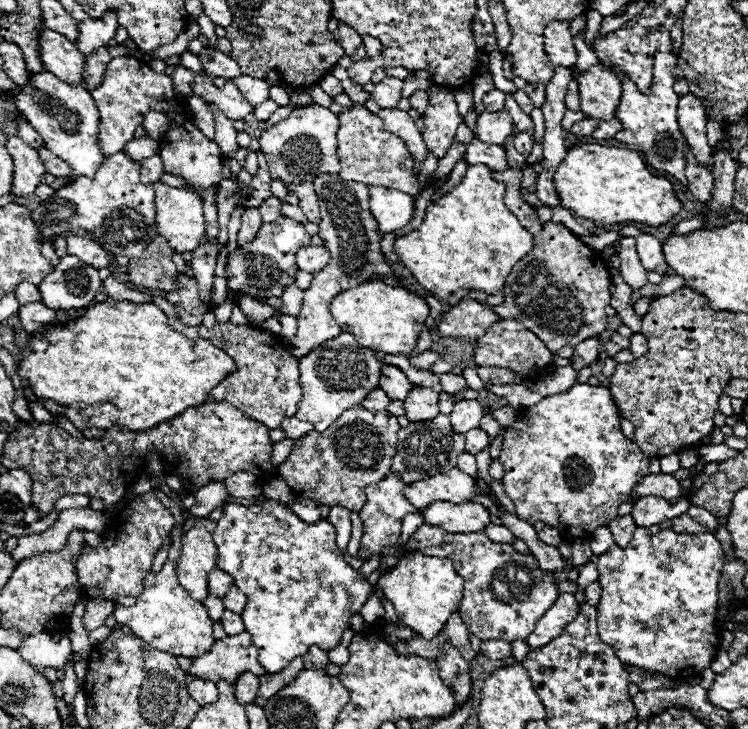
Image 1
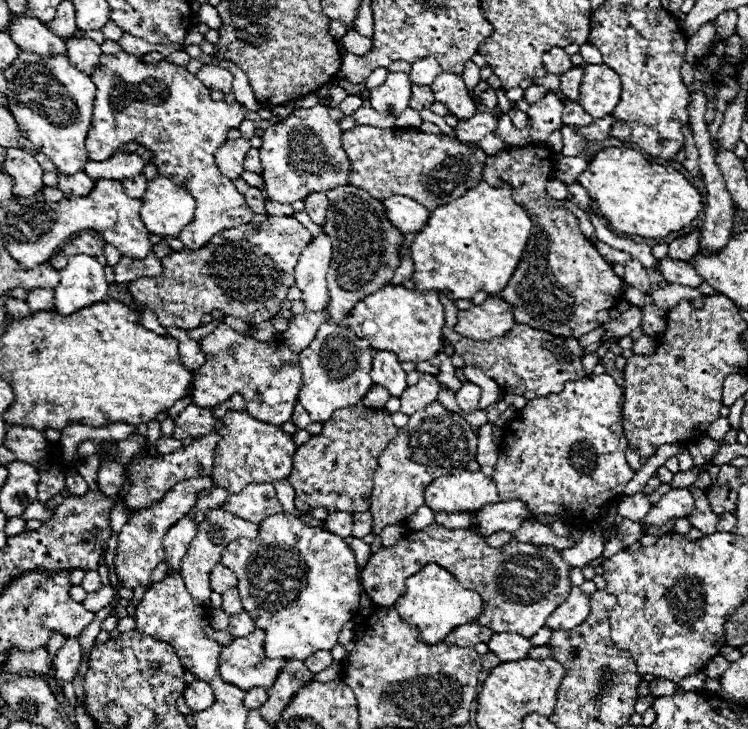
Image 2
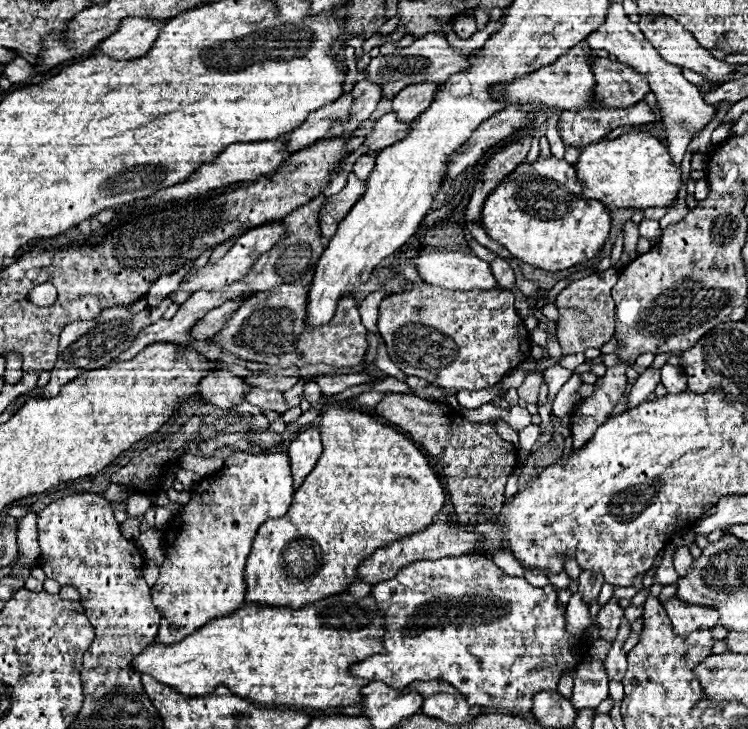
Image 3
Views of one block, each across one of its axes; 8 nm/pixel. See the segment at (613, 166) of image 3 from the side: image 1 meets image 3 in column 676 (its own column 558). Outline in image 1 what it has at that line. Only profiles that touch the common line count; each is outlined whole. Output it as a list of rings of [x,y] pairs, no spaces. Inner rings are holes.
[[[576,144],[570,148],[564,162],[556,168],[554,186],[564,208],[570,208],[576,216],[602,224],[626,224],[636,222],[644,226],[662,226],[682,210],[682,202],[676,198],[674,186],[666,176],[654,176],[634,150],[600,144]]]

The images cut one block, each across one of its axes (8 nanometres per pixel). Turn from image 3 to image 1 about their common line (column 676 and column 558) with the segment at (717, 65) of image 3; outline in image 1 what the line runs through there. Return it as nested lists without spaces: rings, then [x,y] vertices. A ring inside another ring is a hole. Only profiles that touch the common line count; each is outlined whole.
[[[552,22],[544,32],[544,52],[554,66],[574,66],[576,64],[576,48],[574,38],[568,30],[568,22]]]

